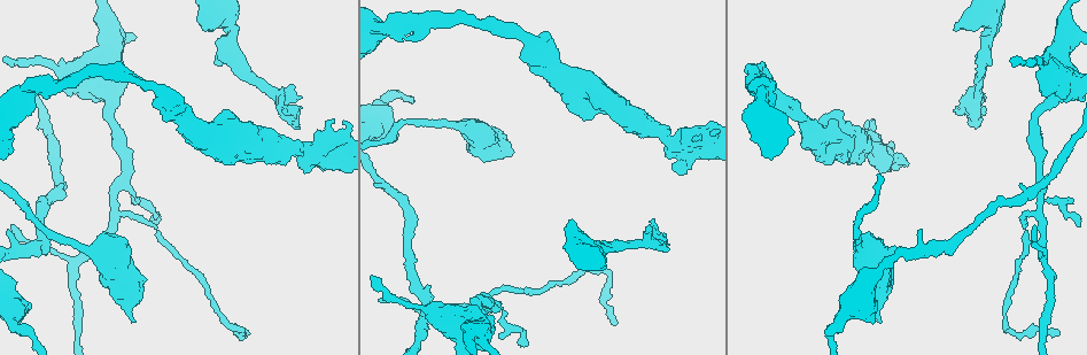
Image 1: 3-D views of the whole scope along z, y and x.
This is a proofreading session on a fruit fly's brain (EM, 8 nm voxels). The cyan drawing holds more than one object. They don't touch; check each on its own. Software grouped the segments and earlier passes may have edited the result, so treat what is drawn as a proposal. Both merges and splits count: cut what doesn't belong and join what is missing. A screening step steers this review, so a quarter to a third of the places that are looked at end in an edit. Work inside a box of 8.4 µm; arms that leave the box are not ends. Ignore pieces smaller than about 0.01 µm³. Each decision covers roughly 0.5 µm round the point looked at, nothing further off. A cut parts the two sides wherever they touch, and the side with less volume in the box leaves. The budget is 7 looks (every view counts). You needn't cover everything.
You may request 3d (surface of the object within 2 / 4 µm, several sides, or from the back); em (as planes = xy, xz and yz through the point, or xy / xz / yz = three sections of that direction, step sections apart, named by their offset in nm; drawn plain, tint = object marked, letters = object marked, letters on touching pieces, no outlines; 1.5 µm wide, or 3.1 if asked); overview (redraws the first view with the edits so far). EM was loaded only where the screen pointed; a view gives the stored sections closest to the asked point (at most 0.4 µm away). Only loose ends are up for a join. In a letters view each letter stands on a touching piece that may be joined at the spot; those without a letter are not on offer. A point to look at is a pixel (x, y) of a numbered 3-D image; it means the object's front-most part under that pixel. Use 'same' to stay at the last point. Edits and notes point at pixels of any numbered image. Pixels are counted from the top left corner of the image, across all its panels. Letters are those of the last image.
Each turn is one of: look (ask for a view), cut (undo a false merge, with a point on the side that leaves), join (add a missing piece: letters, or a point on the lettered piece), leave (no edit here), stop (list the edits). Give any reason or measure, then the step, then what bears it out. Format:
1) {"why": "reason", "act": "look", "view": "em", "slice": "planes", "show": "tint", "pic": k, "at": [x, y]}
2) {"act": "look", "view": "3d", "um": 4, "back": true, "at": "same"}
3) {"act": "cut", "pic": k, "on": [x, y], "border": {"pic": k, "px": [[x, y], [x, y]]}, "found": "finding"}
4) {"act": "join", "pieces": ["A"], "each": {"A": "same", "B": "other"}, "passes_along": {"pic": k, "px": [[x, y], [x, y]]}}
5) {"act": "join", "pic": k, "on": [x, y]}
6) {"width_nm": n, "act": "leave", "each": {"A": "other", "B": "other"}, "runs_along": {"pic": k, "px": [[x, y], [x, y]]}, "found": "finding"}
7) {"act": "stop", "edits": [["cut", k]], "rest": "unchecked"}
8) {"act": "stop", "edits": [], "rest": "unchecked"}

{"why": "sudden change in width", "act": "look", "view": "3d", "um": 4, "back": true, "pic": 1, "at": [213, 23]}

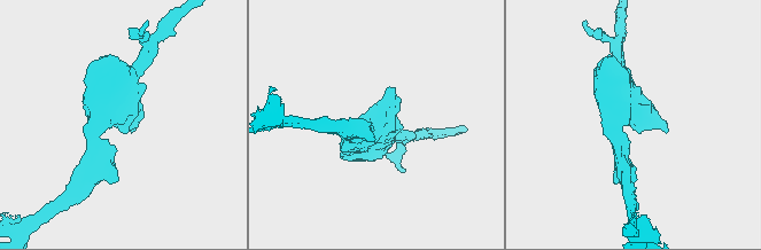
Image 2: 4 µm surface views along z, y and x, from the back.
{"act": "look", "view": "em", "slice": "planes", "show": "tint", "pic": 2, "at": [123, 120]}

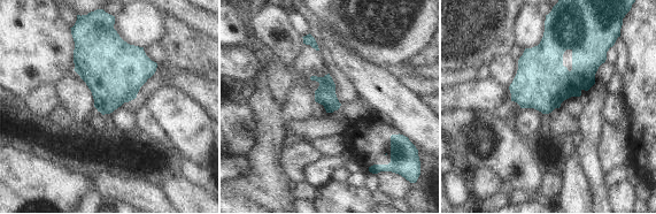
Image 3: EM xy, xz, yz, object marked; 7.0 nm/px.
{"why": "what lies round it", "act": "look", "view": "em", "slice": "planes", "show": "letters", "at": "same"}

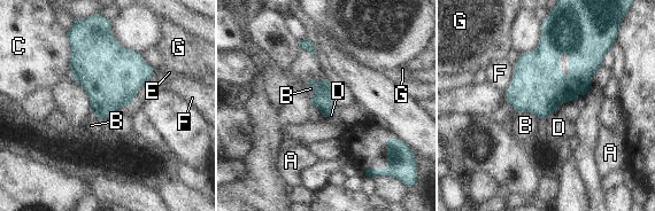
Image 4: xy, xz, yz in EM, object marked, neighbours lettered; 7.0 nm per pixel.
{"act": "leave", "each": {"A": "other", "B": "other", "C": "other", "D": "other", "E": "other", "F": "other", "G": "other"}, "border": {"pic": 4, "px": [[556, 110], [545, 118]]}, "found": "one cell here"}

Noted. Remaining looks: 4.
{"why": "an open end", "act": "look", "view": "em", "slice": "xy", "step": 8, "show": "letters", "pic": 1, "at": [871, 120]}

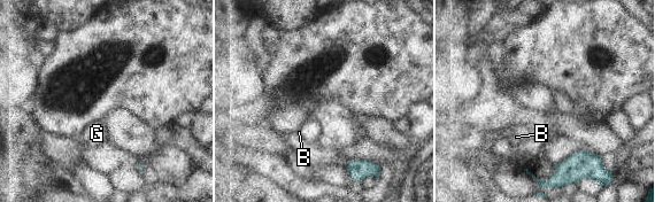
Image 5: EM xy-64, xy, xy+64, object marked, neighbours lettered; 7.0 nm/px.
{"why": "another direction", "act": "look", "view": "em", "slice": "planes", "show": "letters", "at": "same"}

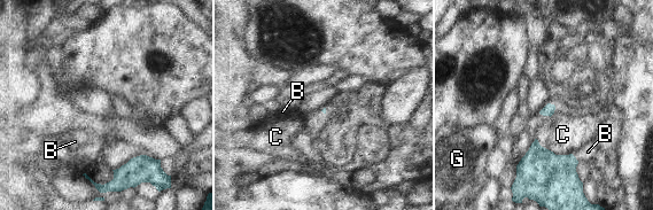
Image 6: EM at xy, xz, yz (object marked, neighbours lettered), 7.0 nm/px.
{"act": "leave", "each": {"B": "other", "C": "other", "G": "other"}, "border": {"pic": 6, "px": [[536, 138], [556, 154], [572, 154]]}, "found": "none of them fits"}

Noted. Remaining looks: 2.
{"why": "three-way junction", "act": "look", "view": "3d", "um": 4, "back": true, "pic": 1, "at": [1037, 214]}

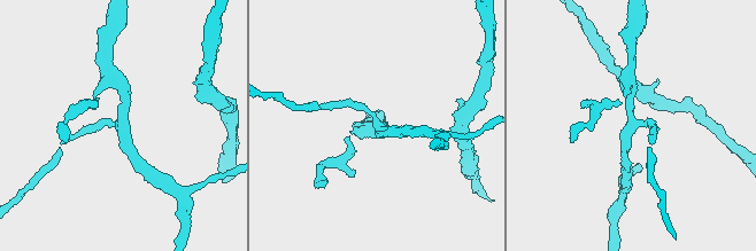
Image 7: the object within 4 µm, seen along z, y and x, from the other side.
{"arms": 3, "why": "now the EM", "act": "look", "view": "em", "slice": "planes", "show": "letters", "pic": 7, "at": [118, 124]}

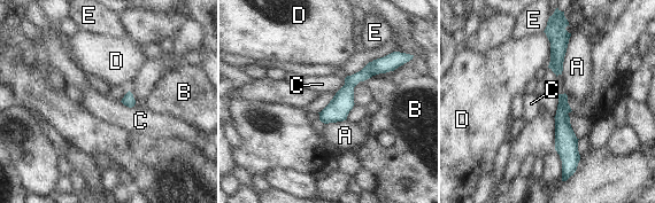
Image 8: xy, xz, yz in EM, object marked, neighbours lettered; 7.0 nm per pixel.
{"act": "leave", "each": {"A": "other", "B": "other", "C": "other", "D": "other", "E": "other"}, "border": {"pic": 8, "px": [[345, 78], [345, 84], [337, 92]]}, "found": "one cell here"}

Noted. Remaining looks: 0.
{"act": "stop", "edits": [], "rest": "unchecked"}

